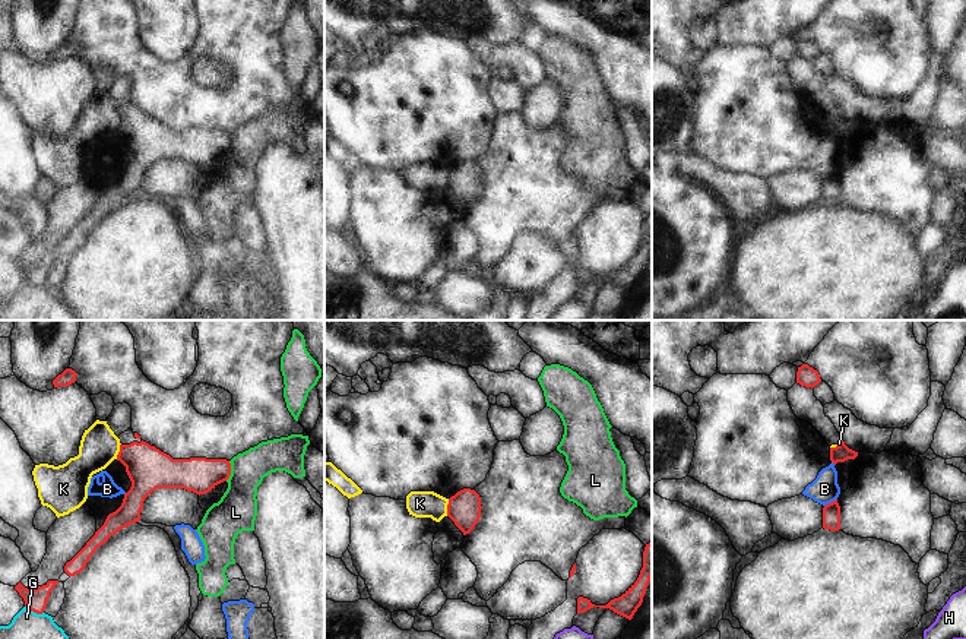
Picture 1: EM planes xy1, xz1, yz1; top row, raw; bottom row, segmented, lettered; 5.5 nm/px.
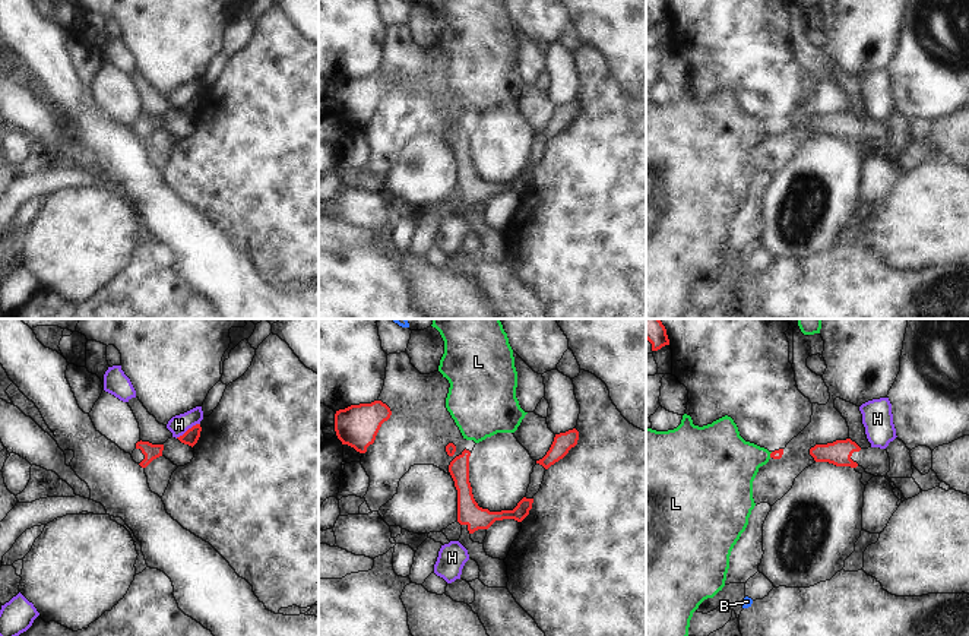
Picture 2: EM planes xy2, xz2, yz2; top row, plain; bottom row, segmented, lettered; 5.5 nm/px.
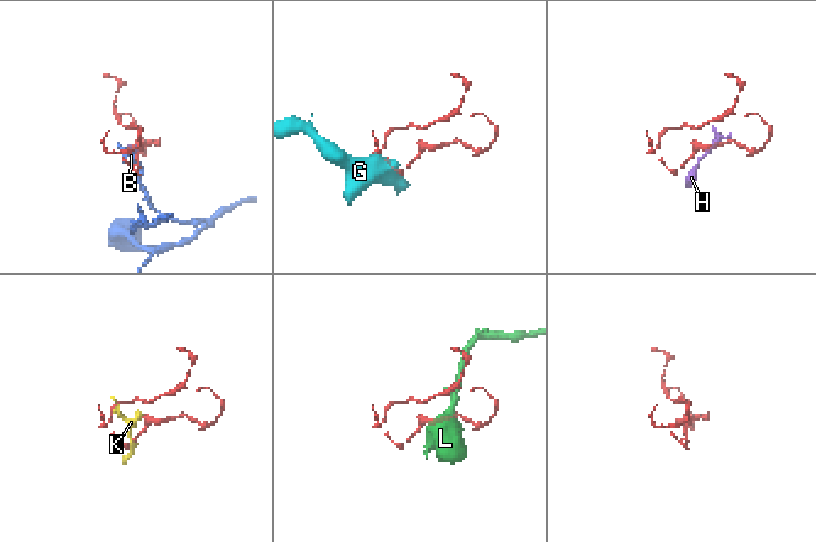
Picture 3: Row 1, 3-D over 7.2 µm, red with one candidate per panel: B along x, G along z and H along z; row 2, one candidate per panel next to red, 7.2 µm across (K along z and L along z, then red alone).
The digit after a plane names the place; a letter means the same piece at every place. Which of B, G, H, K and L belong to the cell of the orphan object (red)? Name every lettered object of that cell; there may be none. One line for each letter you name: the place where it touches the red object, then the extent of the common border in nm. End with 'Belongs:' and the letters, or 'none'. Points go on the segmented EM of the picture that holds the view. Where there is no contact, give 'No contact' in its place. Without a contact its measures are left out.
Belongs: none

